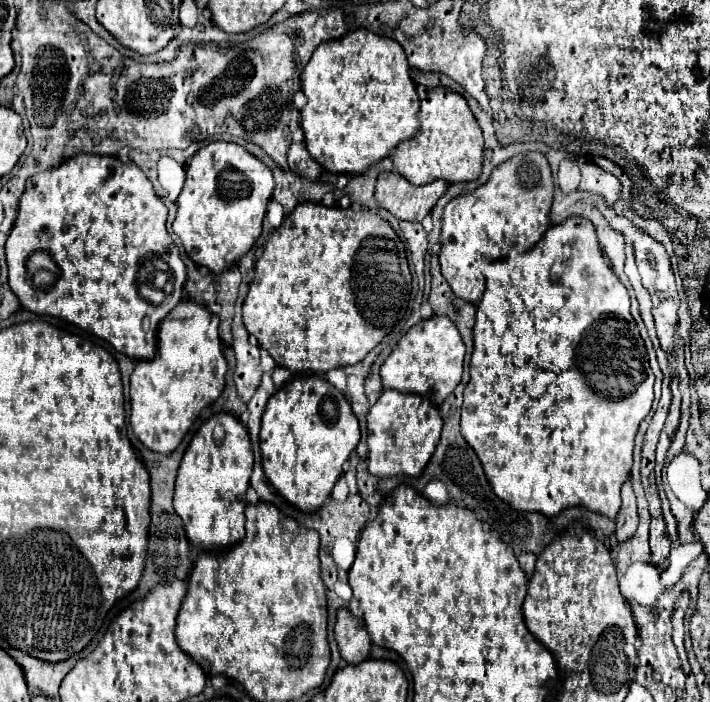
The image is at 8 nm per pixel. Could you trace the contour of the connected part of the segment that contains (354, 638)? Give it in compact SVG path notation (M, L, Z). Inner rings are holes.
M346 608L338 610L334 634L340 648L340 656L348 664L360 664L370 656L372 642L370 642L368 630L364 628L362 620L356 620Z

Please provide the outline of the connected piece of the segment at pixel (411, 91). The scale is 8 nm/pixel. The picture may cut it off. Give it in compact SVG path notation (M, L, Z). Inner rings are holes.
M364 28L350 32L340 40L324 42L314 50L302 72L302 92L308 98L308 104L300 112L306 146L310 156L328 172L346 172L358 176L388 156L390 150L394 150L400 142L416 136L420 130L420 98L416 94L416 84L410 78L404 48L396 40L388 40Z

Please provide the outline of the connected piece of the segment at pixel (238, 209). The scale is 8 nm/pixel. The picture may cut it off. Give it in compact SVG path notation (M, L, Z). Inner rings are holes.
M212 142L200 148L186 168L186 184L176 200L178 214L172 224L192 262L206 266L214 274L236 264L262 232L272 190L274 178L268 166L242 146Z

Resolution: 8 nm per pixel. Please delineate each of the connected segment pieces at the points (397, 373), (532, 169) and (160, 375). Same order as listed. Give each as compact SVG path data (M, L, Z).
M432 316L412 326L400 338L398 346L382 364L380 376L384 388L420 394L438 406L444 402L446 396L452 394L452 390L460 382L462 364L464 364L464 342L456 324L452 324L452 320L444 316Z
M528 152L500 164L490 180L470 194L446 204L442 216L440 268L452 292L472 304L484 294L484 266L506 258L512 248L530 250L548 230L548 212L554 198L550 166L544 154Z
M180 302L172 312L168 312L168 316L160 324L158 352L154 360L140 360L130 376L130 424L136 438L152 452L174 452L186 432L192 428L202 408L212 404L224 390L226 370L228 364L218 336L218 316L194 302Z

